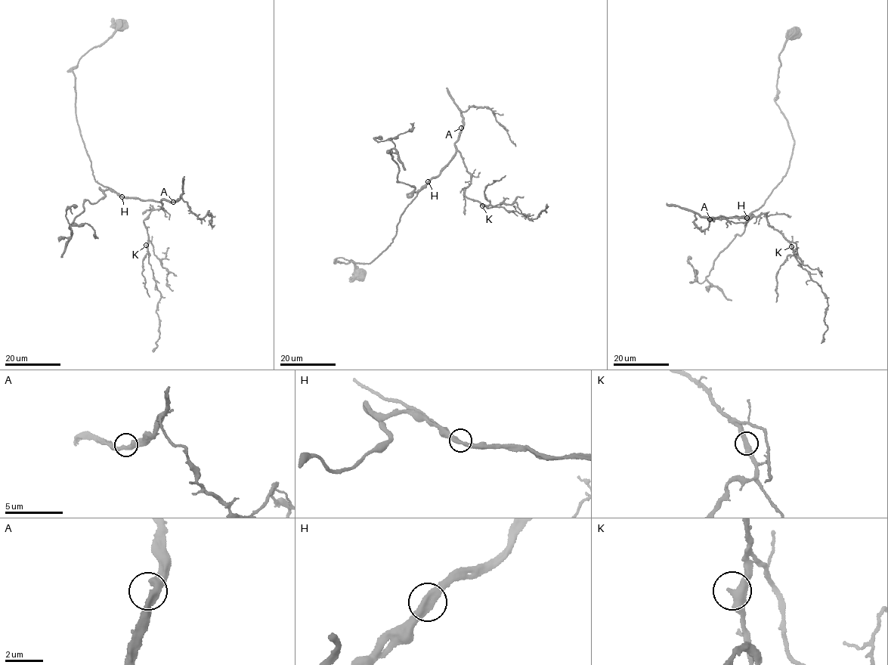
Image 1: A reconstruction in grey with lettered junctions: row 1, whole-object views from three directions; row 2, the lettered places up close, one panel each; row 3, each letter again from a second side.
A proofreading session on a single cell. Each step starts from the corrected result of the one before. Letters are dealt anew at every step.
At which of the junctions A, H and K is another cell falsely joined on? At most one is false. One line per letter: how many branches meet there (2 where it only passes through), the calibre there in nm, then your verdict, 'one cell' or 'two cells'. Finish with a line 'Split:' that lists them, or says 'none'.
A: 2 branches meet; 380 nm thick; one cell
H: 2 branches meet; 380 nm thick; one cell
K: 2 branches meet; 400 nm thick; one cell
Split: none

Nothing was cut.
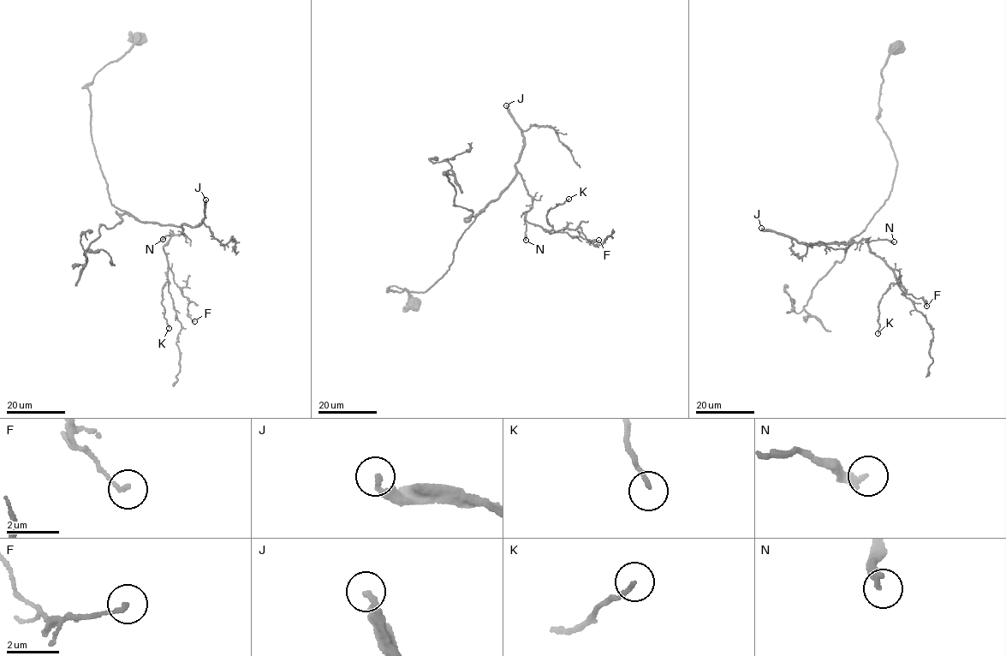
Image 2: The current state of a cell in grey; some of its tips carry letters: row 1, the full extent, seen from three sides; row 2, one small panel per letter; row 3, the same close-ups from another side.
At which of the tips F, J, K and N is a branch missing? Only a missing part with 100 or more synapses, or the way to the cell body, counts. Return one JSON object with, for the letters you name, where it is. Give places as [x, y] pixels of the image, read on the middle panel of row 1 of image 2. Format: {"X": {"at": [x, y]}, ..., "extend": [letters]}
{"J": {"at": [506, 105]}, "extend": ["J"]}

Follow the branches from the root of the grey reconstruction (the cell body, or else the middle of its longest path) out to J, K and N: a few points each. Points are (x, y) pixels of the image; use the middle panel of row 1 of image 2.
J: (413, 305), (404, 289), (389, 287), (432, 286), (476, 214), (515, 174), (523, 135), (506, 105)
K: (413, 305), (389, 287), (432, 286), (476, 214), (518, 173), (531, 223), (551, 229), (549, 210), (568, 199)
N: (413, 305), (404, 289), (389, 287), (432, 286), (476, 214), (518, 173), (532, 198), (526, 240)

